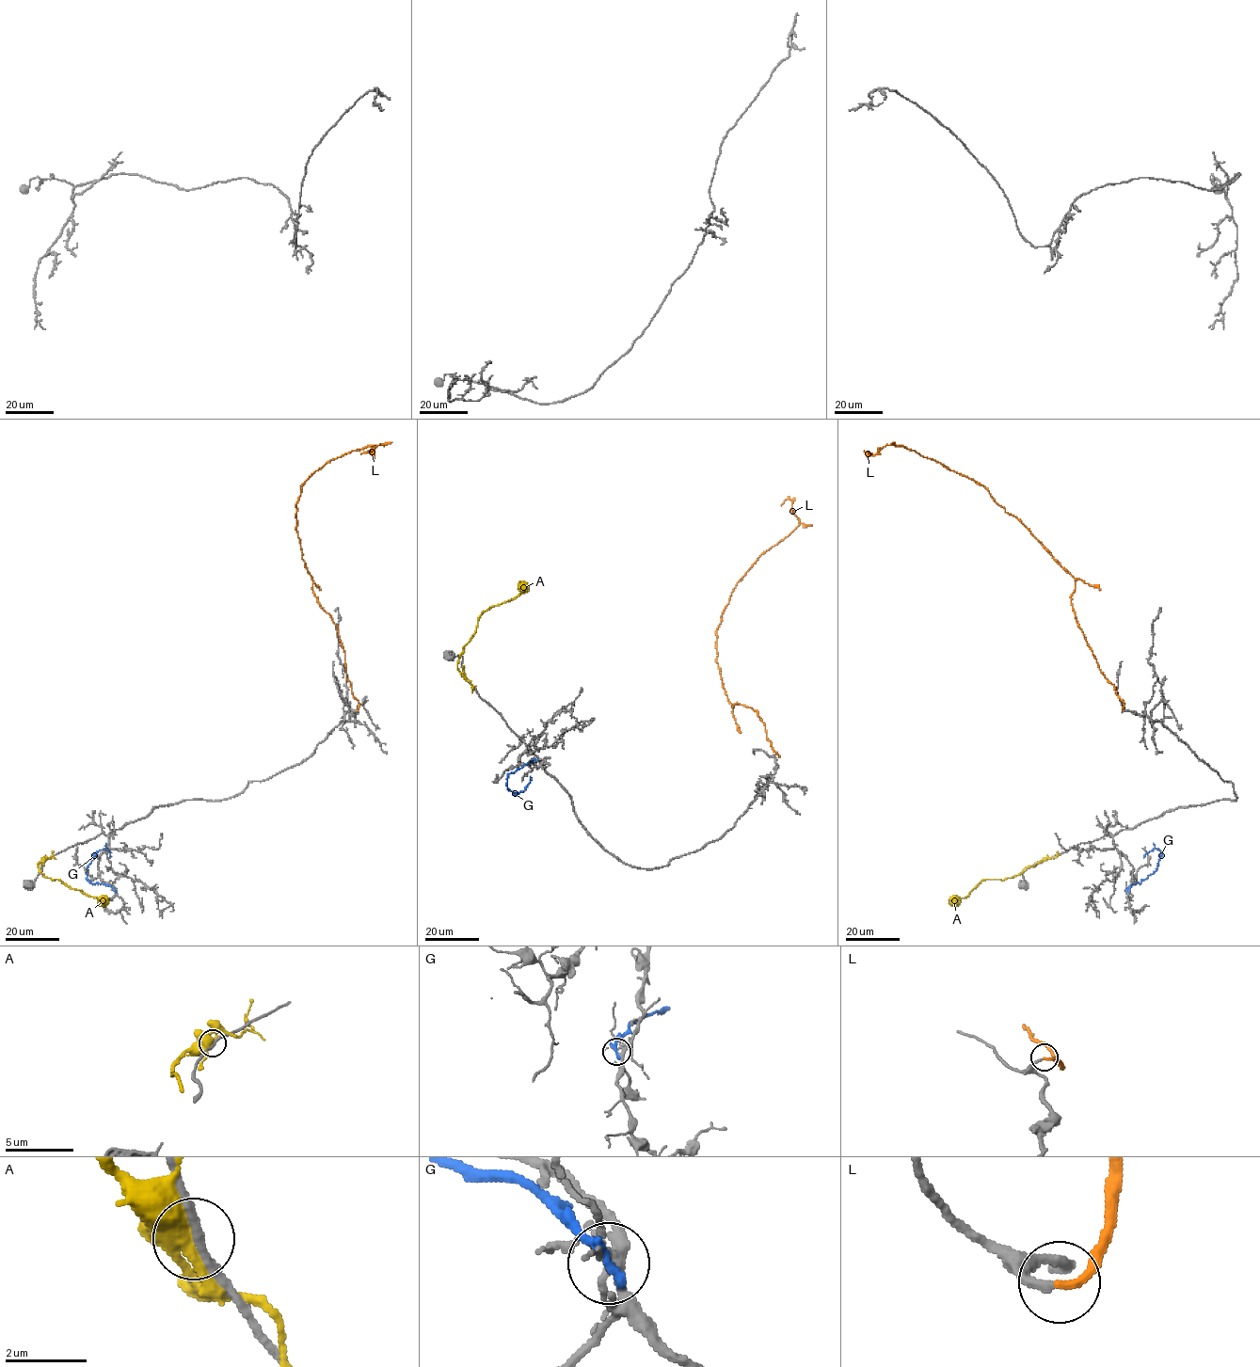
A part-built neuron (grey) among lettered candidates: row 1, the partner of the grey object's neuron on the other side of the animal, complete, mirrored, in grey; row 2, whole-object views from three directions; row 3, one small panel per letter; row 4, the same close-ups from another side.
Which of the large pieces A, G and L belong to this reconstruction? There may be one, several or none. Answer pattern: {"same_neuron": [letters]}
{"same_neuron": ["L"]}

